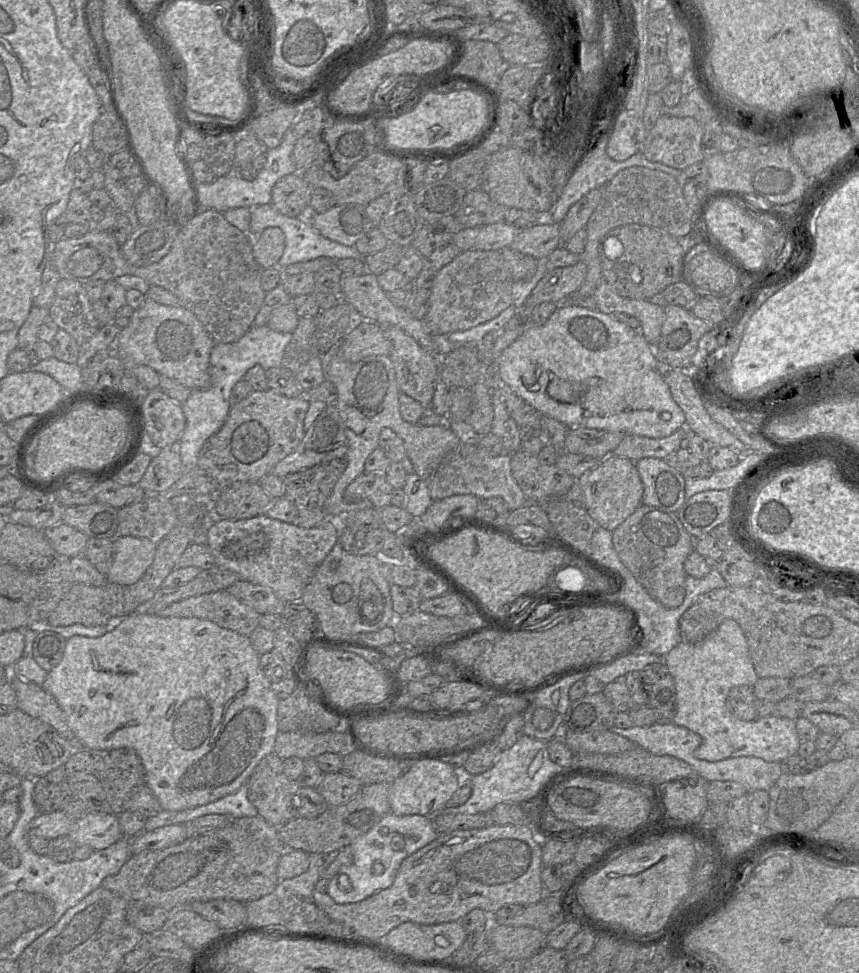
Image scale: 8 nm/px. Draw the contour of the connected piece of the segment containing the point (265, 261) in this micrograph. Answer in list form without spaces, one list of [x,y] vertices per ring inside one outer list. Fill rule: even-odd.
[[[268,227],[253,237],[253,255],[263,269],[278,267],[285,248],[285,236],[279,227]]]

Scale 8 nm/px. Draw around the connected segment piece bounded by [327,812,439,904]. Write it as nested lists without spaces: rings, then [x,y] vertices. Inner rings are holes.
[[[388,812],[370,830],[356,838],[350,844],[353,850],[353,862],[349,866],[341,866],[338,873],[329,880],[327,894],[336,903],[348,904],[362,901],[378,891],[390,887],[395,879],[401,862],[409,855],[432,842],[438,835],[431,817],[421,815],[398,816],[392,812]],[[375,862],[380,862],[382,864],[382,873],[375,874],[373,872],[372,866]]]

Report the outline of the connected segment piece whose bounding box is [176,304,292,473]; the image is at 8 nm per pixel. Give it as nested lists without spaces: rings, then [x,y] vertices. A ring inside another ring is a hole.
[[[264,304],[254,319],[254,326],[238,341],[214,345],[209,360],[210,387],[206,390],[191,390],[187,400],[182,403],[186,427],[176,448],[184,473],[186,470],[197,468],[198,456],[205,441],[226,421],[231,409],[230,395],[235,384],[255,365],[261,365],[265,371],[281,366],[283,353],[292,338],[292,333],[278,332],[267,326],[272,311],[273,307]]]

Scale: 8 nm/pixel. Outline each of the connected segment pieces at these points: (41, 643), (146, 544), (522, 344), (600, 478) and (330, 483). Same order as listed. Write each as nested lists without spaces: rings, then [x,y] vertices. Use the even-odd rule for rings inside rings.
[[[53,631],[39,633],[33,642],[33,658],[46,672],[56,667],[64,654],[66,641],[61,634]]]
[[[117,536],[113,541],[114,561],[107,579],[120,585],[132,585],[153,563],[157,544],[147,538],[133,536]]]
[[[571,303],[558,308],[543,325],[530,325],[498,358],[502,386],[542,415],[568,428],[593,428],[626,435],[664,438],[685,427],[685,414],[674,401],[654,348],[640,331],[599,310]]]
[[[610,455],[577,480],[584,492],[586,511],[600,527],[609,531],[616,529],[642,504],[643,482],[636,463],[628,458]]]
[[[334,458],[283,478],[284,497],[299,508],[324,508],[347,467],[347,459]]]

